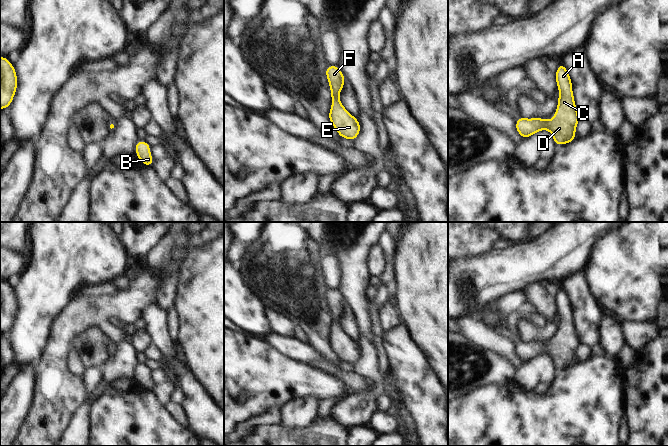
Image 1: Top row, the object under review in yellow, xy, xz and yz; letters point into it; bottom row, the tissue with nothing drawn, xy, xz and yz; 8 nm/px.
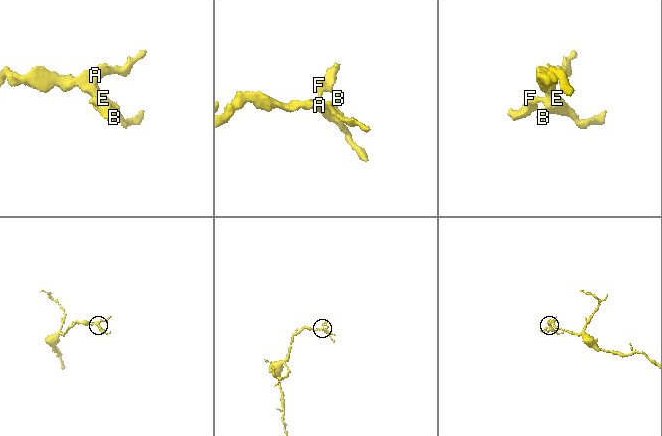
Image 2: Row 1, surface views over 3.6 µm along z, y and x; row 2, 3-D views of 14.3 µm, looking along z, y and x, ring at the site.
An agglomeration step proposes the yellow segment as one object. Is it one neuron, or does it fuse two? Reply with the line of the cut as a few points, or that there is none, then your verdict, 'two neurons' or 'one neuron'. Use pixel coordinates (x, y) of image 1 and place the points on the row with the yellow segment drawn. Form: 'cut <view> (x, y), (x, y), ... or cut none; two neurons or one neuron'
cut none; one neuron

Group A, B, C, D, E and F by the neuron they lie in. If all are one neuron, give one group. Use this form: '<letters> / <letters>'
A B C D E F

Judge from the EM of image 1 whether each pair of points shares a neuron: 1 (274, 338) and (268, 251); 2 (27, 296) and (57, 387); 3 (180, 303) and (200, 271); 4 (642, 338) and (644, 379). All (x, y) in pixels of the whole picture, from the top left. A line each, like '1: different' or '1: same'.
1: different
2: different
3: same
4: different

